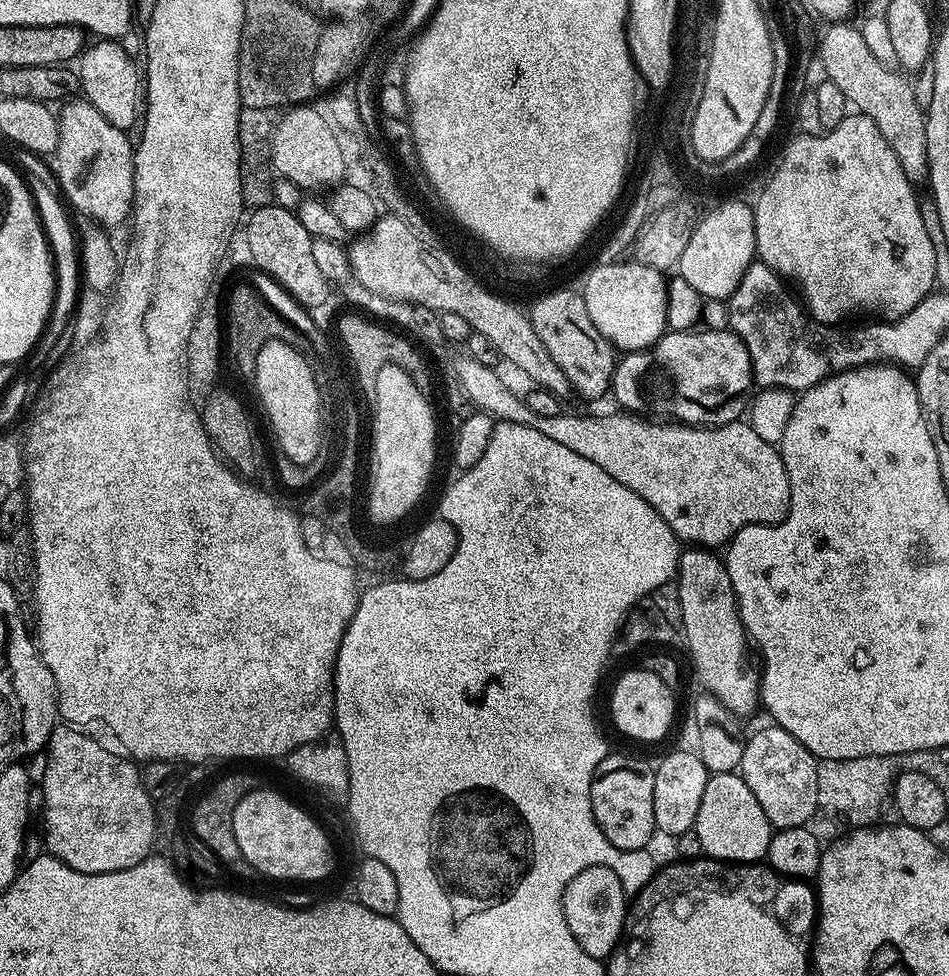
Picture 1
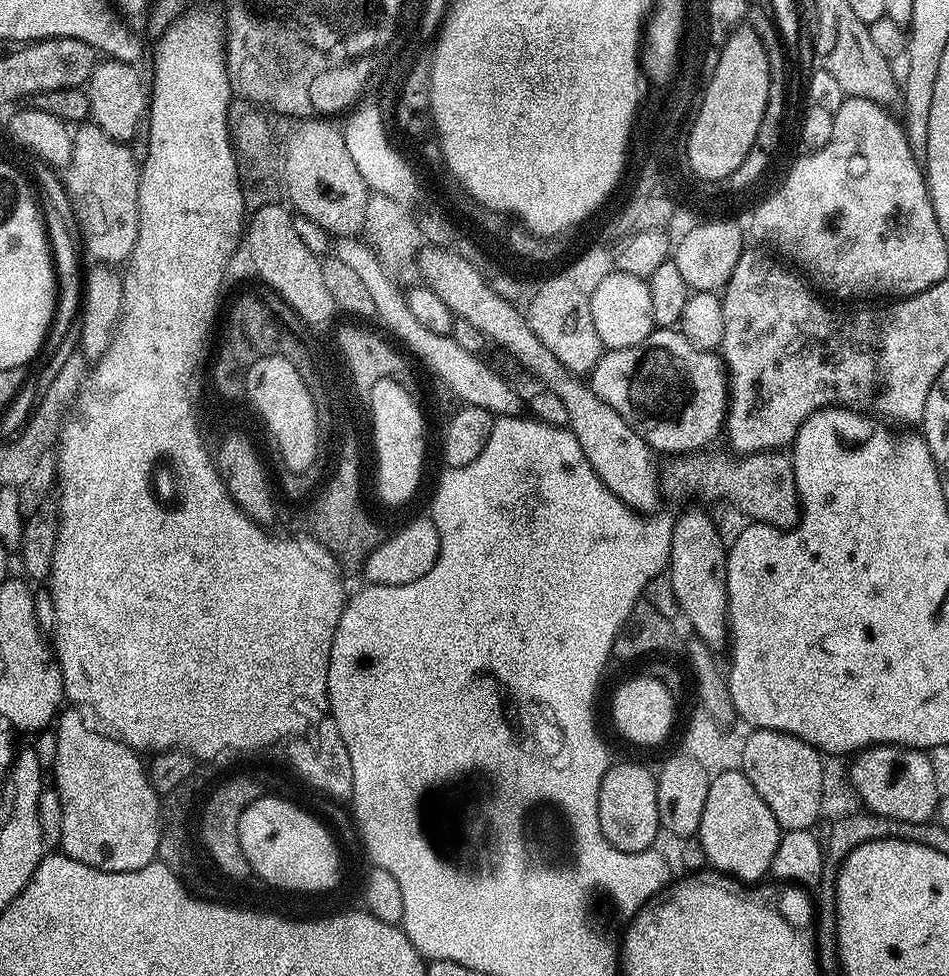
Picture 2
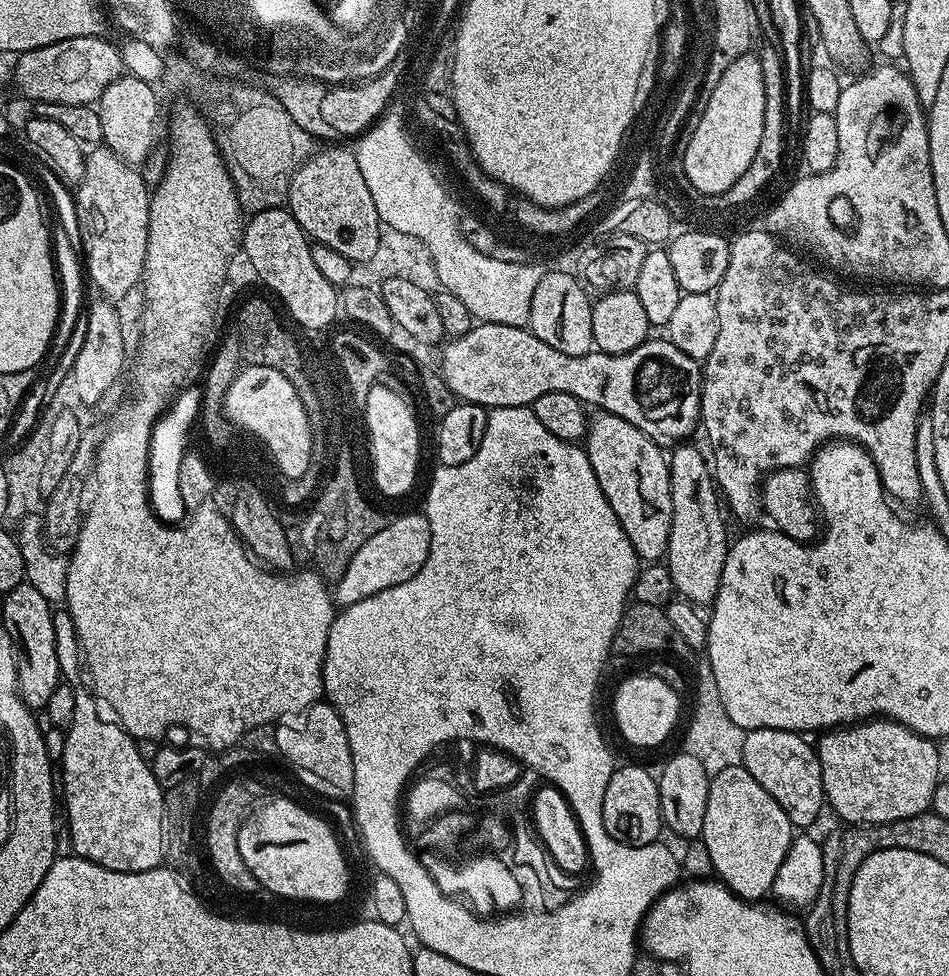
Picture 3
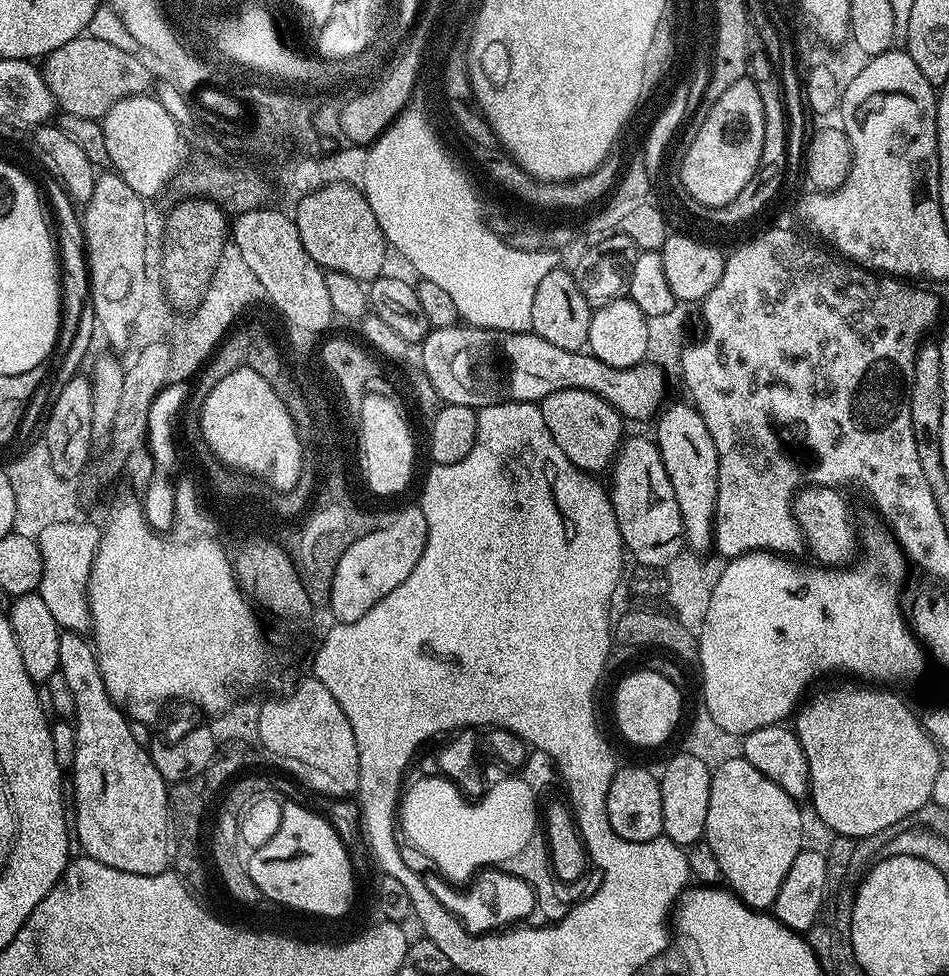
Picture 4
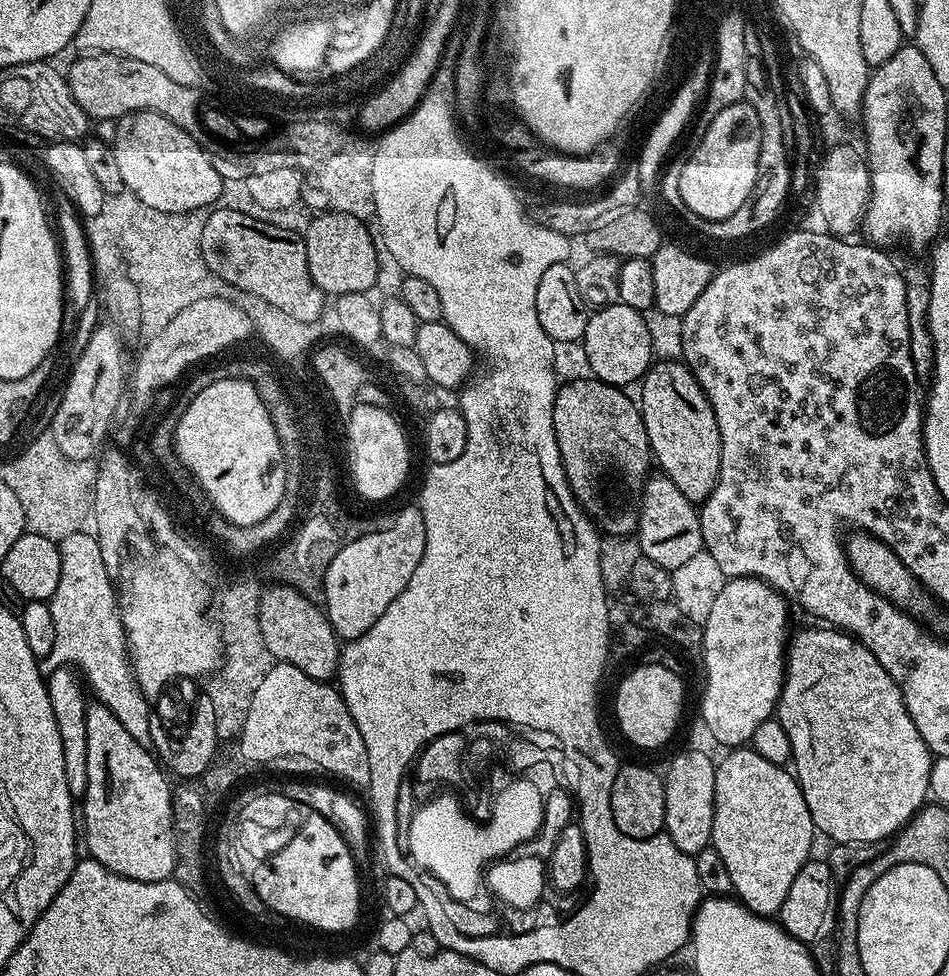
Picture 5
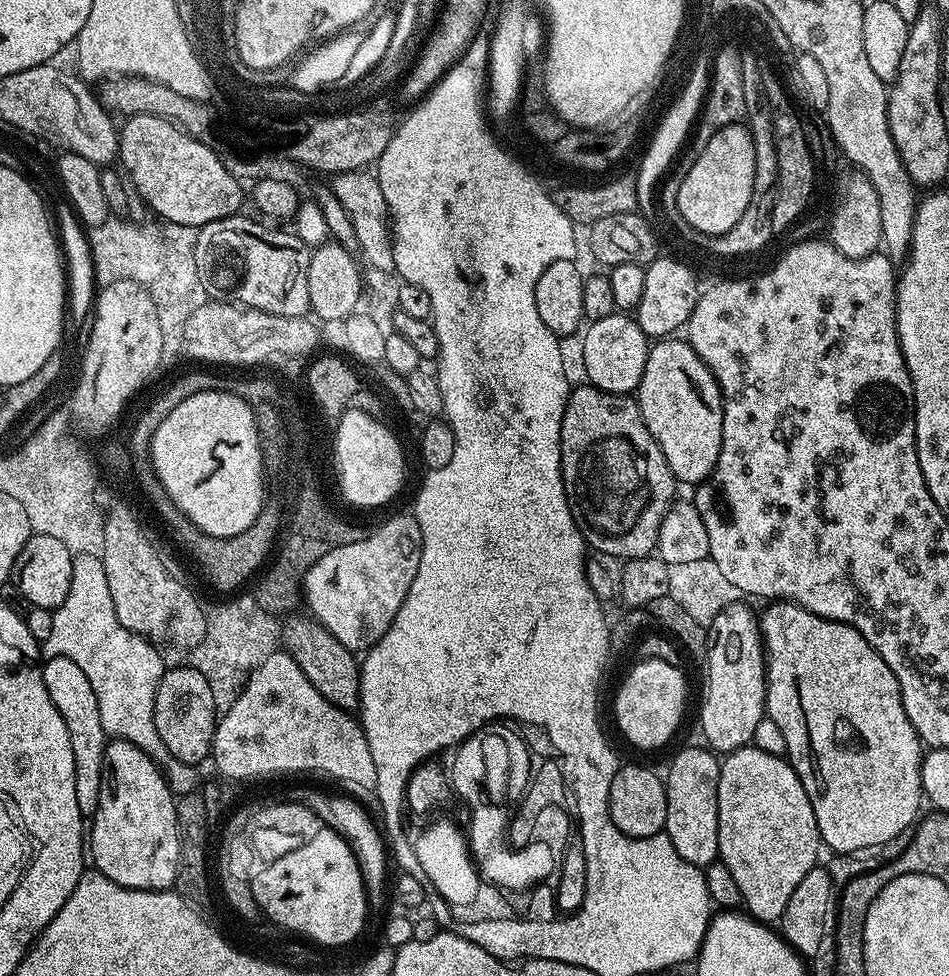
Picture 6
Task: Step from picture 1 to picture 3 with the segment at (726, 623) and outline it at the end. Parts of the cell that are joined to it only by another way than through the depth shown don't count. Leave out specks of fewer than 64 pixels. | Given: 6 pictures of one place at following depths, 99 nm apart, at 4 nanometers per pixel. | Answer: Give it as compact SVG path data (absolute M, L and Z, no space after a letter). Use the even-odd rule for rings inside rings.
M684 442L671 449L668 462L672 521L666 563L670 578L674 578L677 593L695 606L708 606L716 599L730 547L728 528L724 525L723 514L720 513L722 497L706 456L705 460L692 442Z

